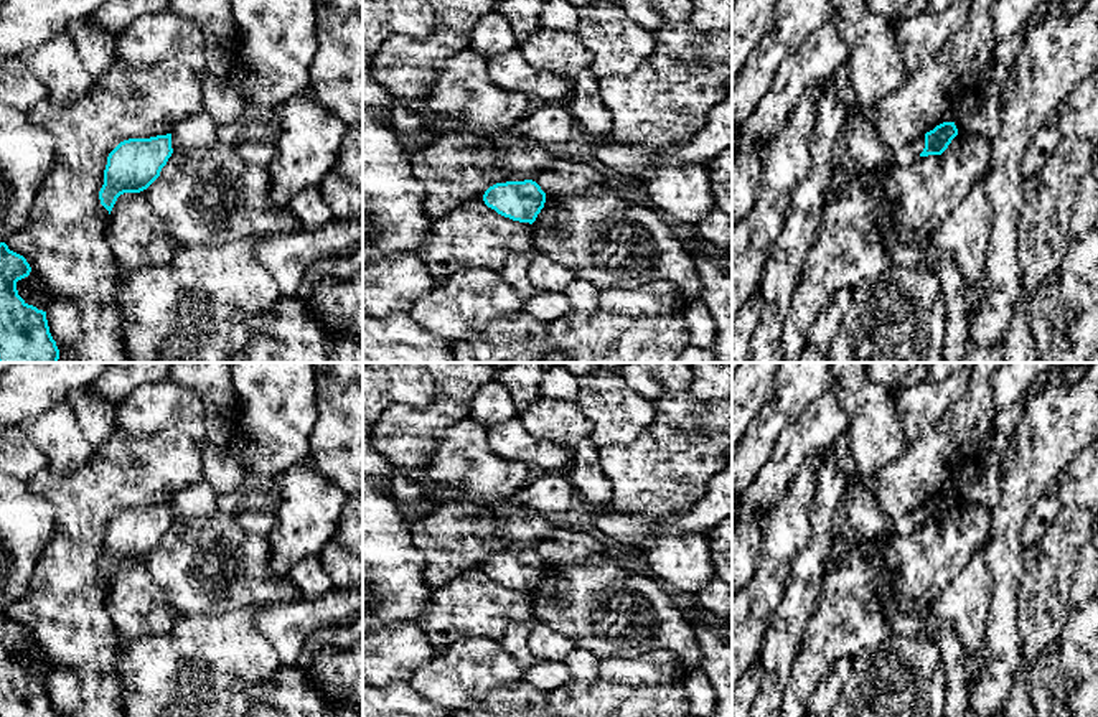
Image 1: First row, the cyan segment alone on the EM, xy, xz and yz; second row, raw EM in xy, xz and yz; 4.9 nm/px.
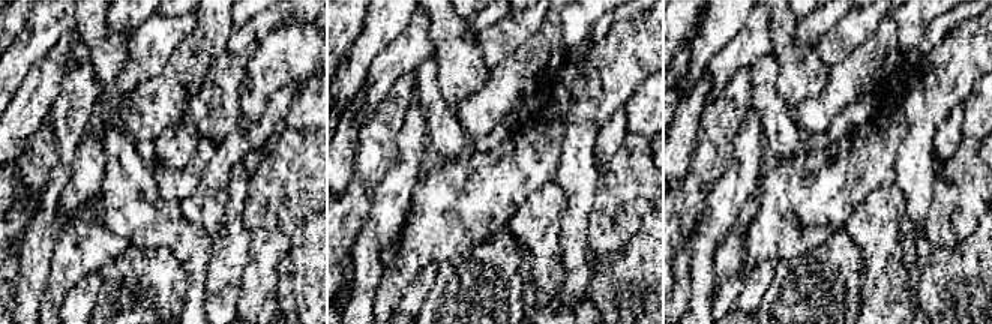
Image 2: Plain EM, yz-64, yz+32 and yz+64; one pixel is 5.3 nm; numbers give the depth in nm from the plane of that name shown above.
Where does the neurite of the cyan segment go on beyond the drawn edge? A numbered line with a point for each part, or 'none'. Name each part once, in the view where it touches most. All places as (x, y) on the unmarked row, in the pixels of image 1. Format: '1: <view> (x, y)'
none

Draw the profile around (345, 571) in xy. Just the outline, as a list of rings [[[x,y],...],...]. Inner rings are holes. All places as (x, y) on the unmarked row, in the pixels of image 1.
[[[335,539],[318,555],[333,588],[353,588],[363,583],[363,560]]]

